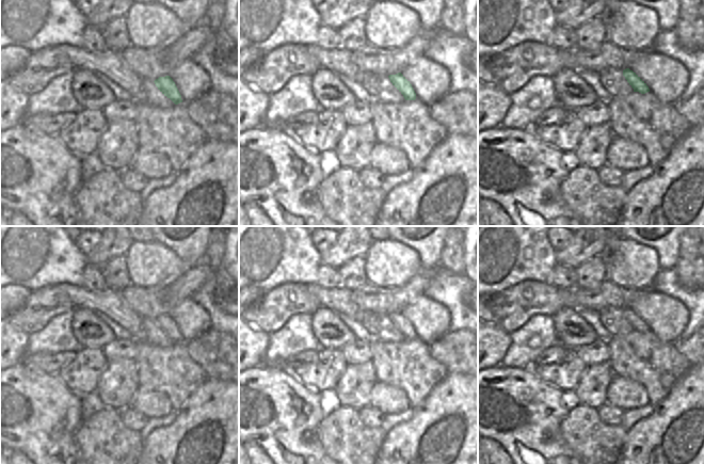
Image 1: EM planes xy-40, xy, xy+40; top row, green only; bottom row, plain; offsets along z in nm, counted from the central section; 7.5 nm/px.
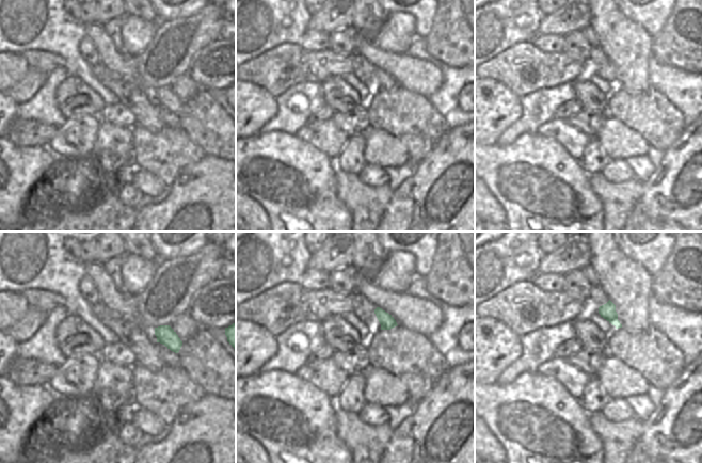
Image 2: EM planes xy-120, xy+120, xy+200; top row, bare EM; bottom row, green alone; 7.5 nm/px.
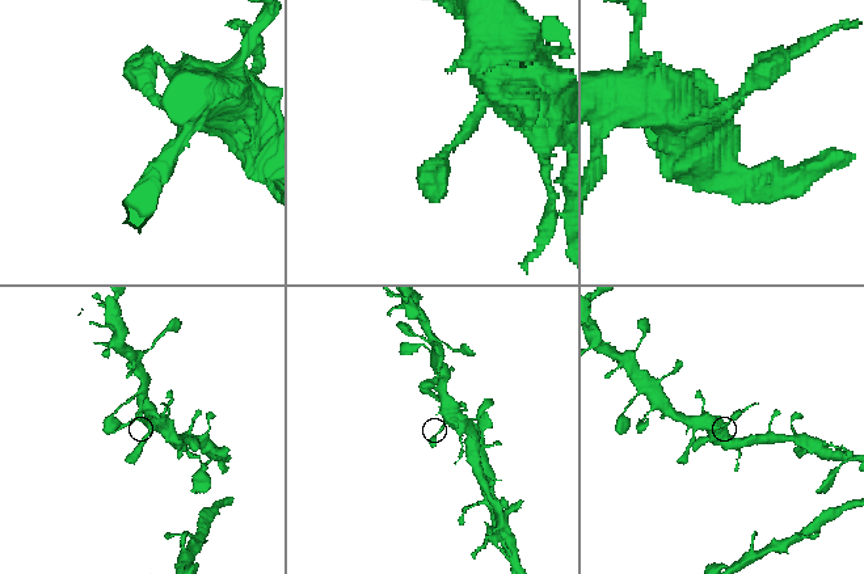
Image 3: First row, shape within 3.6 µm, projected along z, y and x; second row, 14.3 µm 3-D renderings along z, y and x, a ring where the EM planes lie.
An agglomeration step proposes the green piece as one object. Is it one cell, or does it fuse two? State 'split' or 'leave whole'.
leave whole

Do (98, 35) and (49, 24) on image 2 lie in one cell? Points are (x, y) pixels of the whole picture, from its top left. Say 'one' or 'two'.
two

